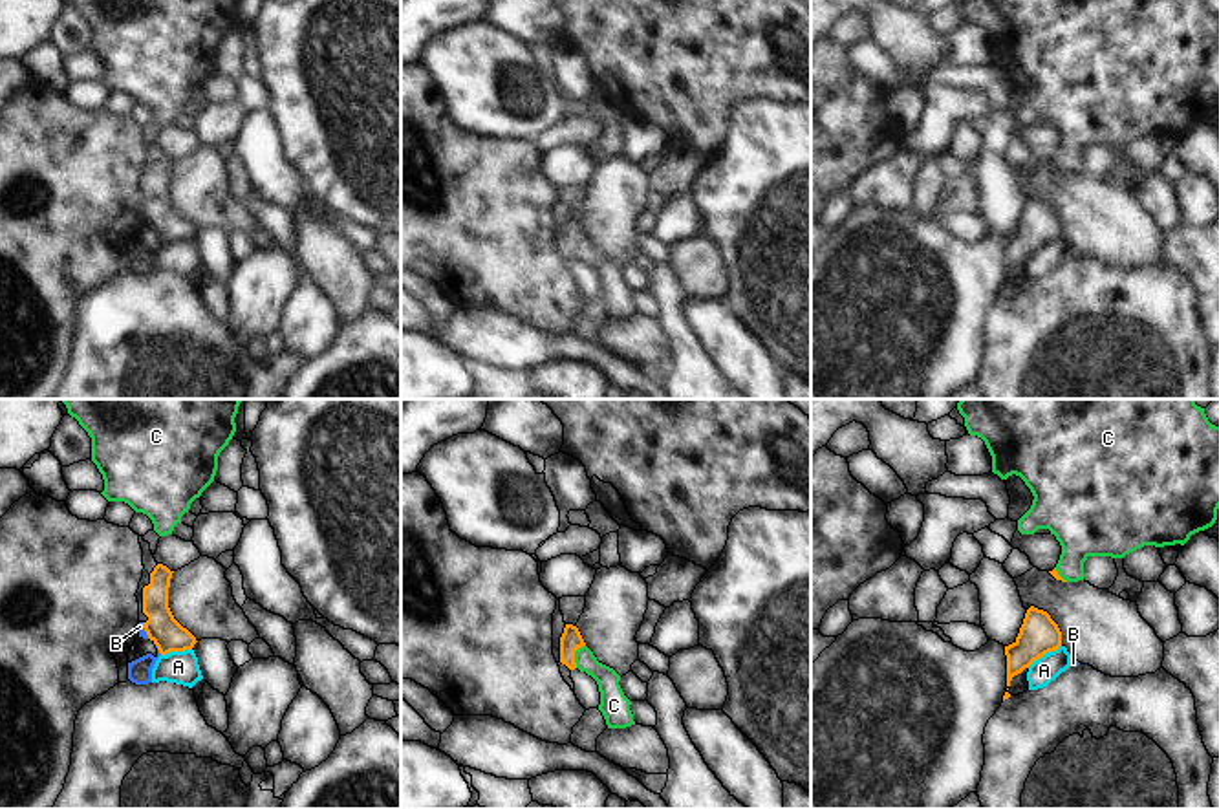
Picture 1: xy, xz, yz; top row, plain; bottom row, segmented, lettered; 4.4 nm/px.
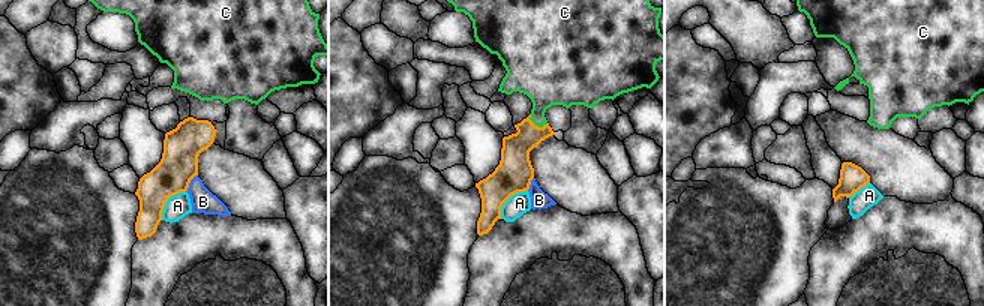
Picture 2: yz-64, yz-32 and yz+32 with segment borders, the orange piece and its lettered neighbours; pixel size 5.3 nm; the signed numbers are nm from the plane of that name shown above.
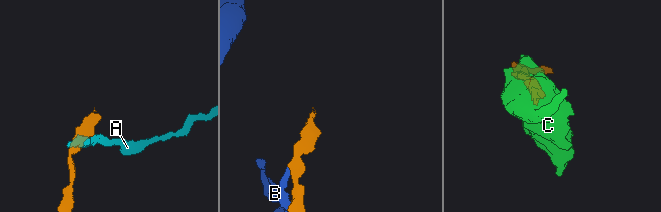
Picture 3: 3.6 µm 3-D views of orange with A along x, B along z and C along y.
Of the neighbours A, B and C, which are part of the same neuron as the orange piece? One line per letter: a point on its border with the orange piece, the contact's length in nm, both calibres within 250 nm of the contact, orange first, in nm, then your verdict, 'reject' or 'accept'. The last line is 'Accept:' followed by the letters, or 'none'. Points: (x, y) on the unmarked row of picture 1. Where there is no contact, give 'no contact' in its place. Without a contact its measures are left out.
A: meets orange in yz at (1044, 244); contact 180 nm long; 170 nm thick on the orange side, 120 nm on the other; reject
B: meets orange in xy at (158, 238); contact 50 nm long; 140 nm thick on the orange side, 110 nm on the other; reject
C: meets orange in xz at (573, 246); contact 110 nm long; 90 nm thick on the orange side, 110 nm on the other; accept
Accept: C

